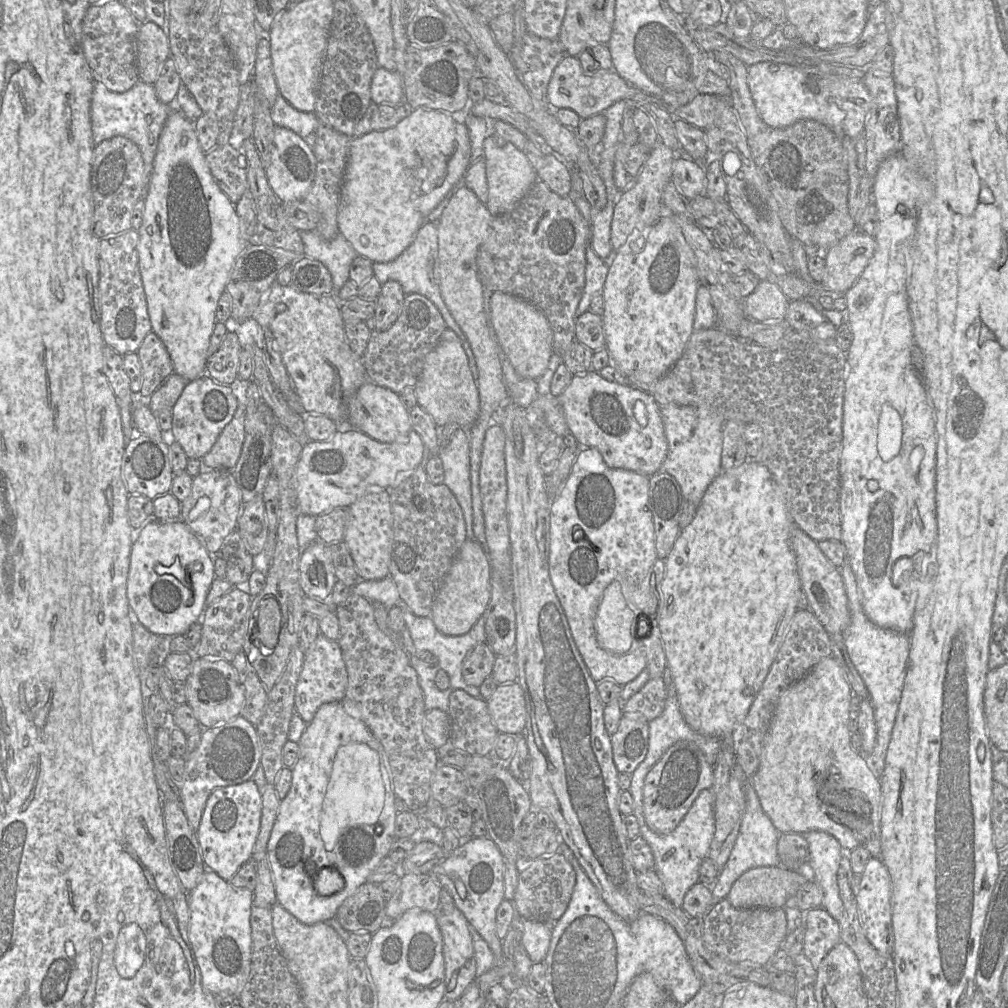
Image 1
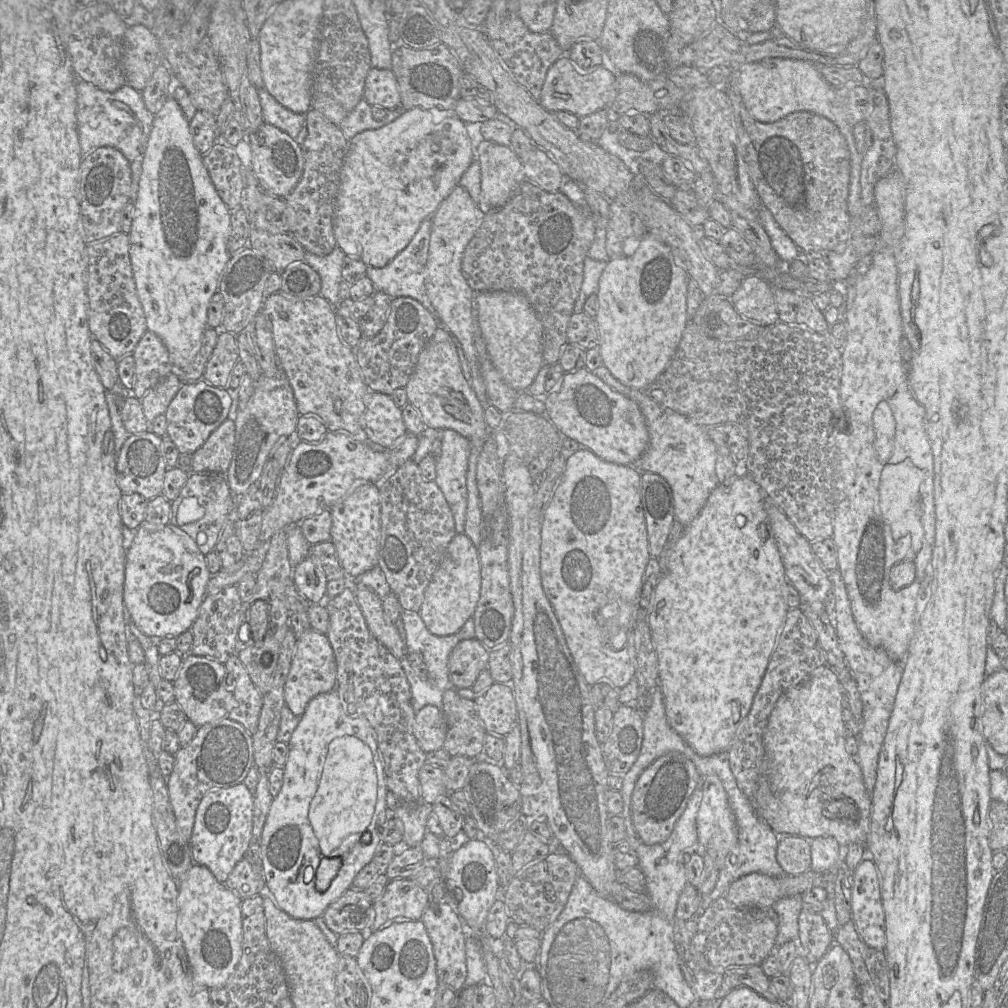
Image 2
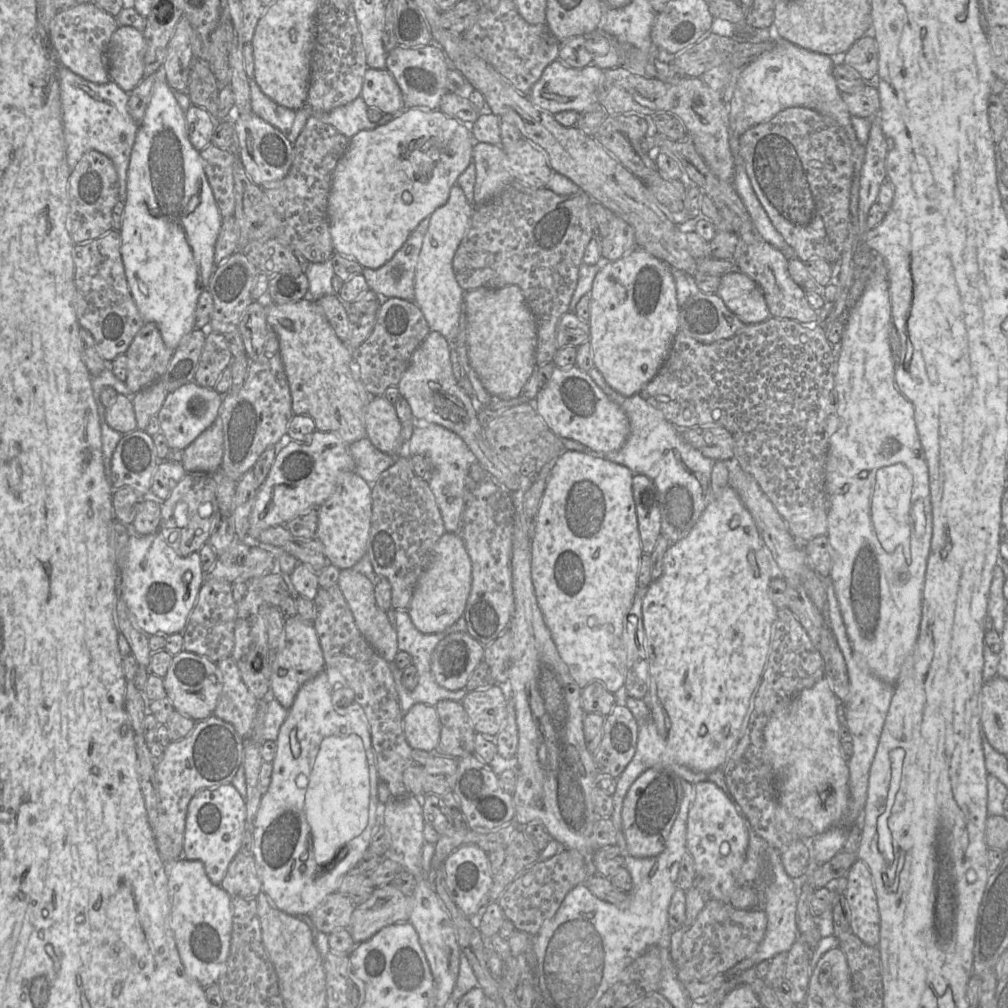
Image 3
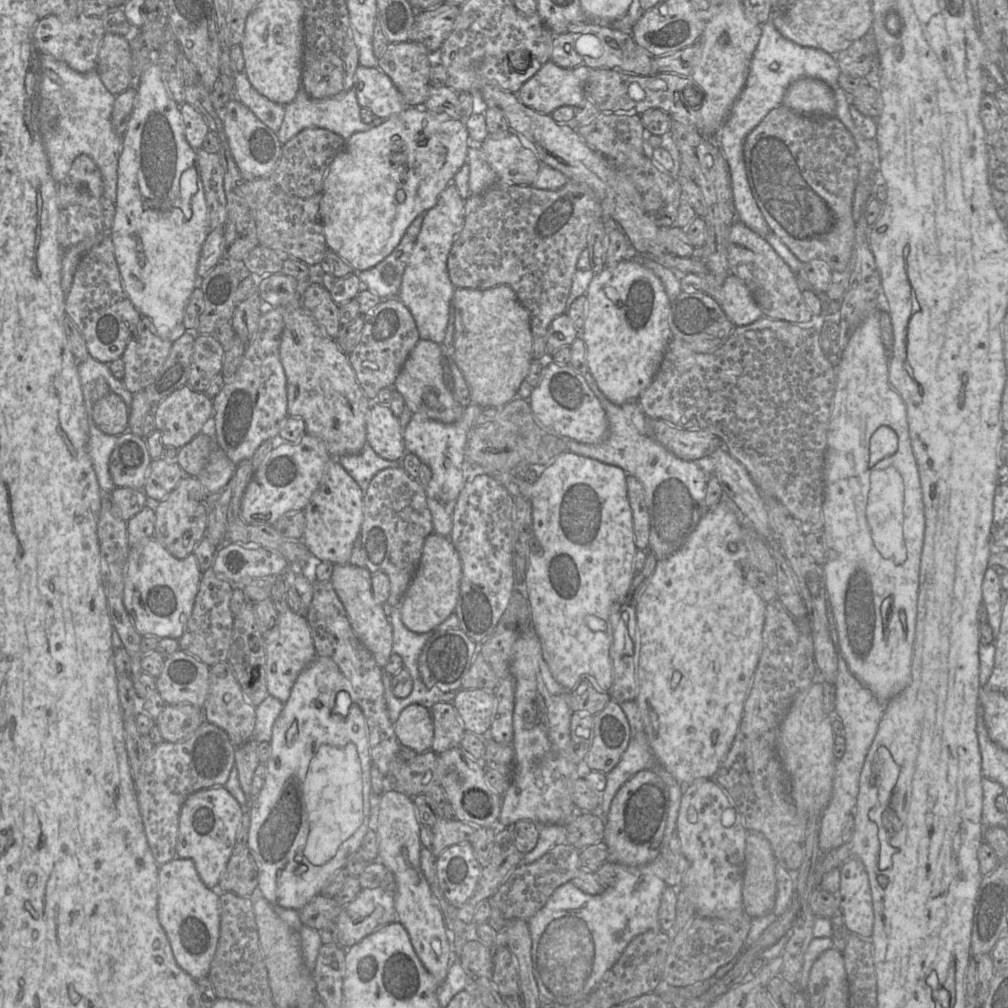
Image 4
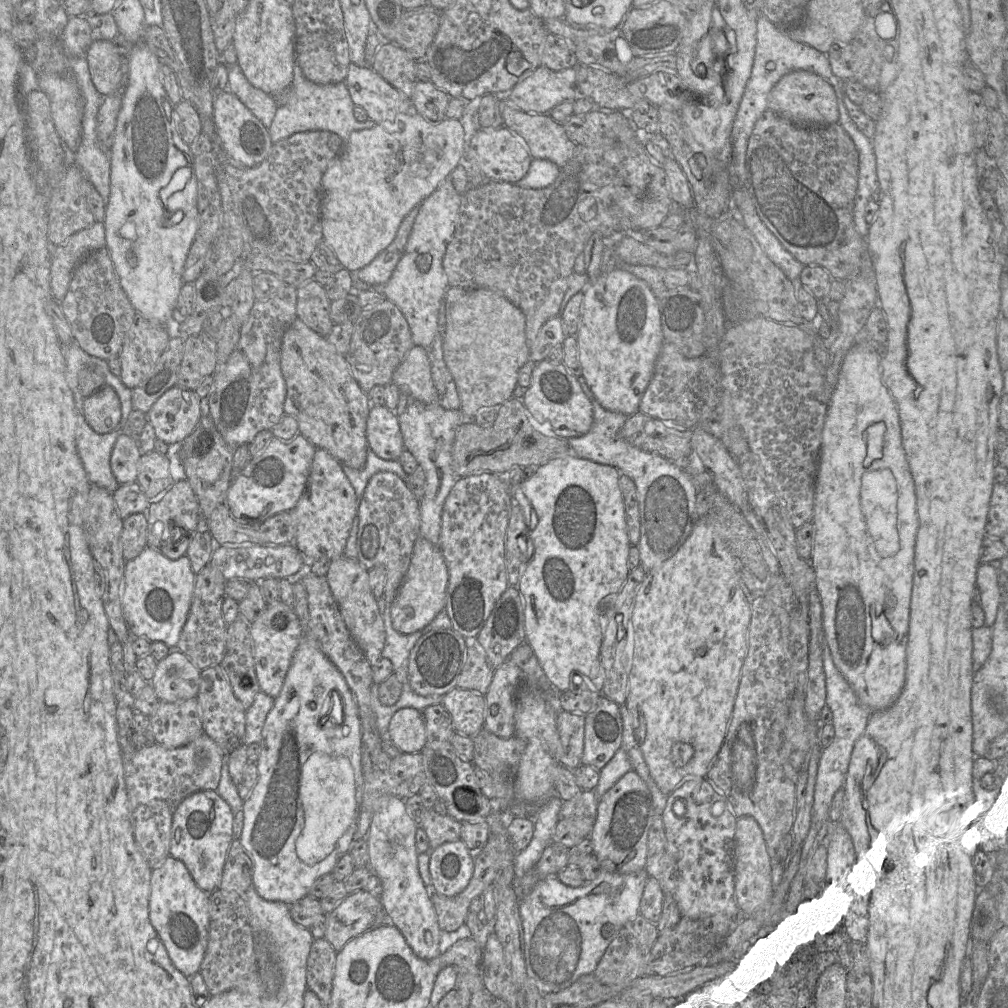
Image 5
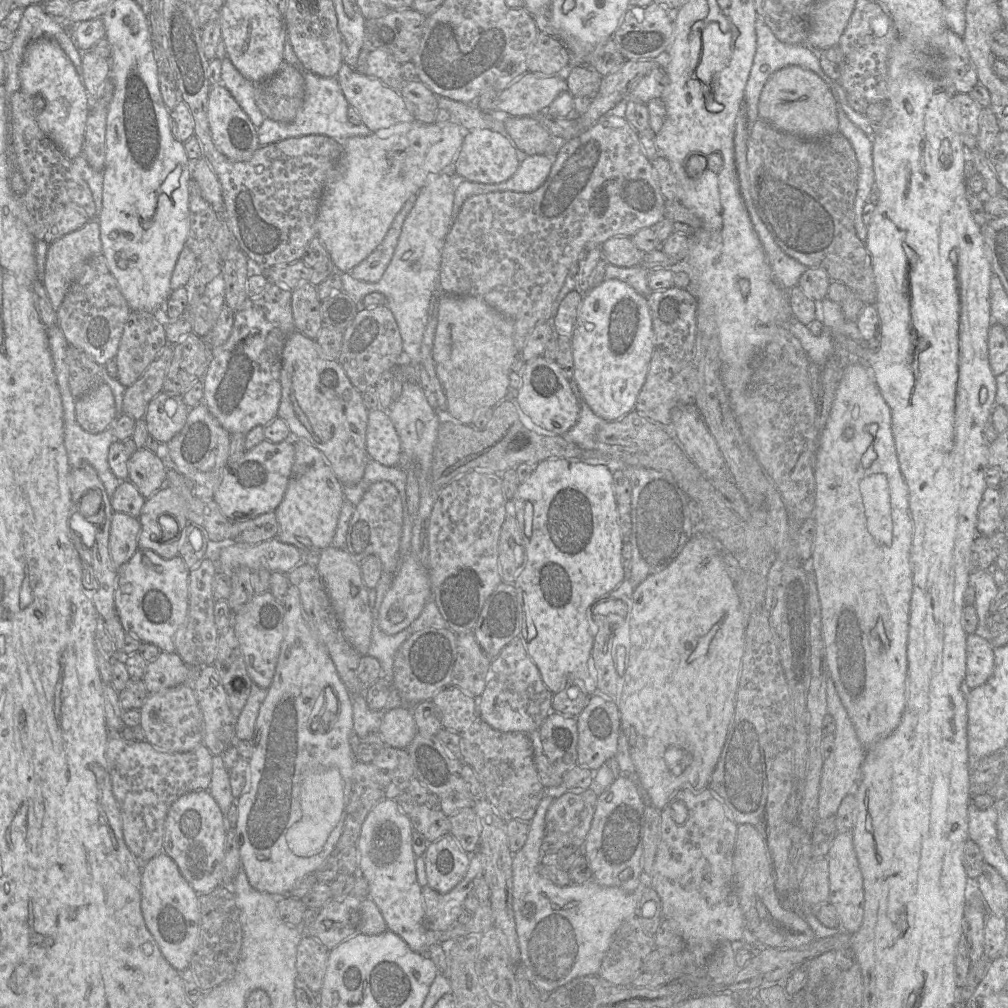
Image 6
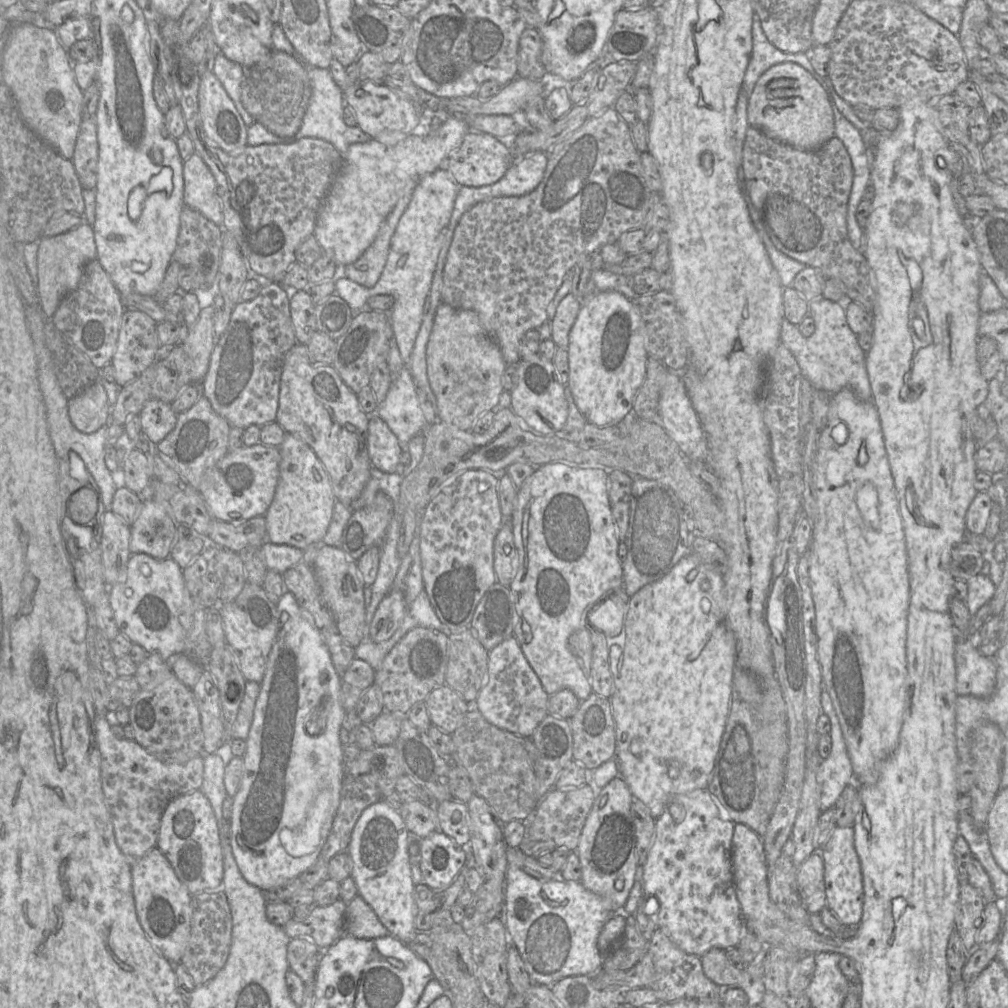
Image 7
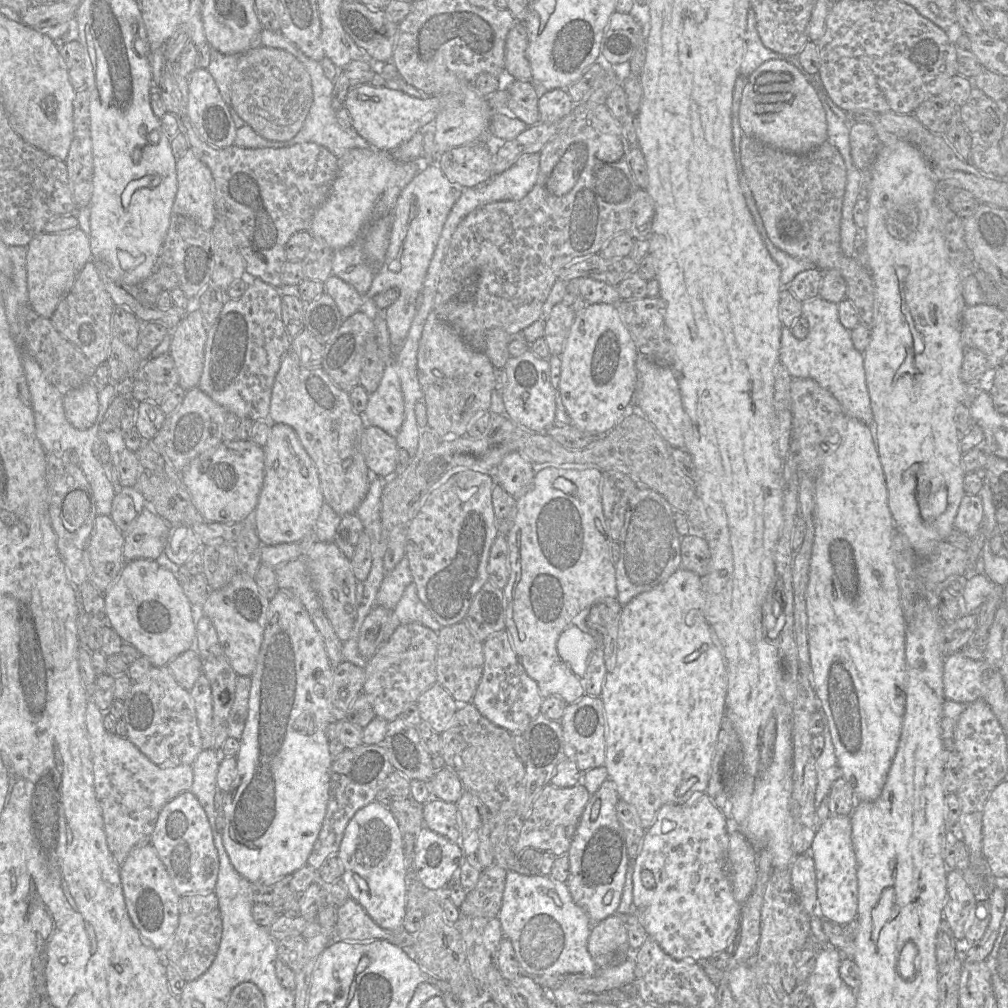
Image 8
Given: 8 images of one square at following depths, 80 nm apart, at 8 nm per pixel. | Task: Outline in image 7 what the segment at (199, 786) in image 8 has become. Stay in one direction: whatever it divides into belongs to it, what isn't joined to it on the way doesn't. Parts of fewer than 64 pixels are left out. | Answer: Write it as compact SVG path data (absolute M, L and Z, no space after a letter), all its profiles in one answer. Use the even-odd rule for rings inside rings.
M204 754L203 781L199 790L208 798L213 808L218 829L224 821L222 804L228 795L224 785L224 769L225 764L219 754Z

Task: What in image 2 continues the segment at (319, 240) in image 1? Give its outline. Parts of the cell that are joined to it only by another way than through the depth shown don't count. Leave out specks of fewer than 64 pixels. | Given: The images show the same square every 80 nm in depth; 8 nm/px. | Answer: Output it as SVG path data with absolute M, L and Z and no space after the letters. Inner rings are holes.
M338 246L325 256L318 256L312 253L305 254L304 261L320 276L321 290L319 295L332 305L339 304L339 285L343 281L341 271L345 256Z

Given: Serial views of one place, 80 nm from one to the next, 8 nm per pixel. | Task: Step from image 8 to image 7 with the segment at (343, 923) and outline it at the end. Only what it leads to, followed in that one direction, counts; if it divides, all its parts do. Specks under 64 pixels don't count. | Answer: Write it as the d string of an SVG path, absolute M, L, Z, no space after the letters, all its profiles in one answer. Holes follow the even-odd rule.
M359 895L347 903L345 931L346 935L359 939L374 939L390 934L374 910Z

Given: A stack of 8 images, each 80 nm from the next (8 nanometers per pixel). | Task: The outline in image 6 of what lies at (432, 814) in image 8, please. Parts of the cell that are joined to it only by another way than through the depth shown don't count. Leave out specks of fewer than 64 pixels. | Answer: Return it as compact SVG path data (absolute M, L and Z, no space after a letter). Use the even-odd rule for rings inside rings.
M462 808L449 816L450 833L458 840L461 847L470 855L478 851L481 826L472 808Z

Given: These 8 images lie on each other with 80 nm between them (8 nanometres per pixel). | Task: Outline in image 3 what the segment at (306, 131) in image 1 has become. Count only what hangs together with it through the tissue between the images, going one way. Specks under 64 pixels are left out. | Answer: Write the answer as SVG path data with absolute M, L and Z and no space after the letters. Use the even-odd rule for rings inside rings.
M249 80L249 86L252 113L287 134L292 127L296 111L285 108L268 98L255 80Z

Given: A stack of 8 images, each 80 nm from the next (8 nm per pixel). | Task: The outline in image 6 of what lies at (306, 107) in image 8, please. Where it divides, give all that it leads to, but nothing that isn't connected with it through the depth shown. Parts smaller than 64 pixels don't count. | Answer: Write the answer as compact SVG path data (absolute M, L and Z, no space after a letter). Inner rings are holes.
M283 62L269 79L255 85L255 100L266 119L292 122L305 97L305 81L294 66Z

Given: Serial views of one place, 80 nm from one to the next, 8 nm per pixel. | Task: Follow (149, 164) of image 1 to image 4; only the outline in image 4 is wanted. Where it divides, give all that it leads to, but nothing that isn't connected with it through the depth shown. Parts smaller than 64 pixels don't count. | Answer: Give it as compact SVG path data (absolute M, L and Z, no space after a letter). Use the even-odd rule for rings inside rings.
M35 52L38 74L41 75L39 96L49 124L49 128L44 128L44 144L54 180L59 183L78 156L88 155L101 172L103 197L116 202L123 135L119 135L112 125L115 95L107 90L96 70L80 73L48 53Z

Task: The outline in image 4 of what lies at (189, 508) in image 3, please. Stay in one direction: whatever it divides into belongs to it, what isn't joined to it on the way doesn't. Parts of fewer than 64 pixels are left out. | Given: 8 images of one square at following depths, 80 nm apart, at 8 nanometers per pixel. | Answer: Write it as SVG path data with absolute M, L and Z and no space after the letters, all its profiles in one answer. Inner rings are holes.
M196 476L182 478L163 500L154 506L155 524L153 537L177 559L193 553L195 546L205 537L208 506L205 491Z

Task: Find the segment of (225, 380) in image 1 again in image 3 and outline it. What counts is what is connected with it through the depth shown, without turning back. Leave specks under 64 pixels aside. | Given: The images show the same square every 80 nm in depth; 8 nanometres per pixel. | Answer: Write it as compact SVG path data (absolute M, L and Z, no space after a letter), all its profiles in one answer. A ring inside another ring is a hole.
M208 333L194 382L205 388L214 388L222 372L230 367L232 360L233 355L224 335Z

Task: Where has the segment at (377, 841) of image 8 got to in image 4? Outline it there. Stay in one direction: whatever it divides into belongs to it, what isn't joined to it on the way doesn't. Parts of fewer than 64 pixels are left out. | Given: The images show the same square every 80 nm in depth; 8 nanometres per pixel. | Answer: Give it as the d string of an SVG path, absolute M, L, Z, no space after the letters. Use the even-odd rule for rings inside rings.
M395 790L381 795L376 830L379 846L378 860L393 874L396 881L394 903L397 921L407 930L416 955L440 985L446 979L449 968L457 960L457 956L448 939L444 916L434 904L431 887L421 869L421 824L417 819L412 798Z

